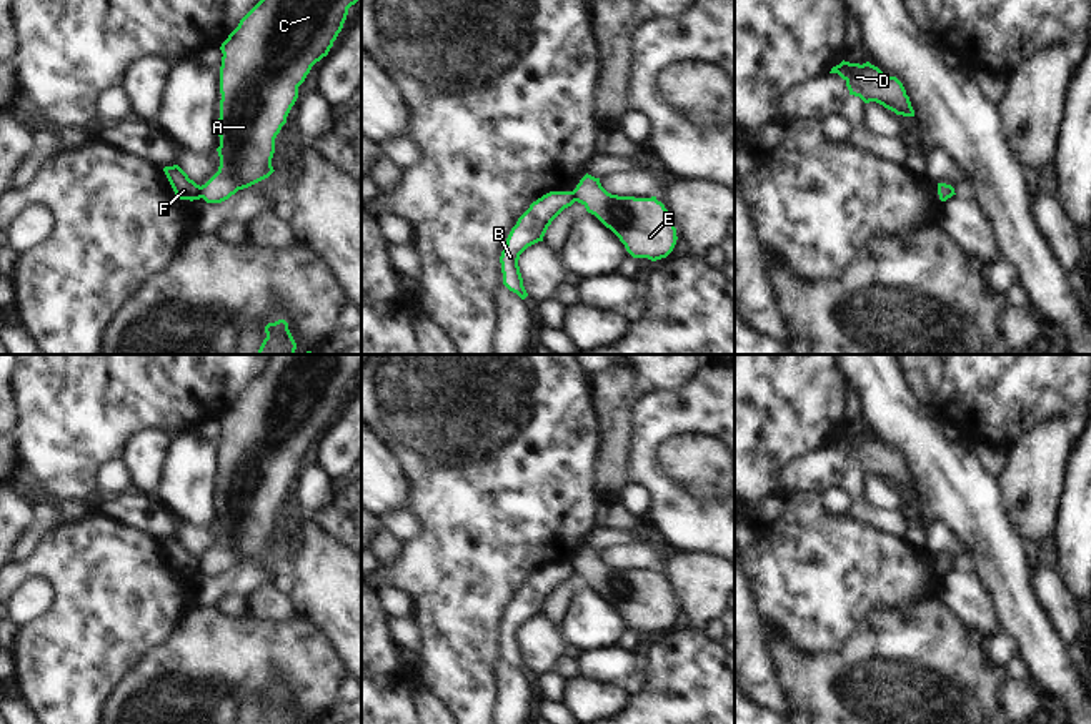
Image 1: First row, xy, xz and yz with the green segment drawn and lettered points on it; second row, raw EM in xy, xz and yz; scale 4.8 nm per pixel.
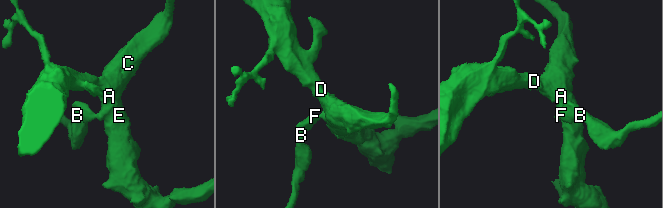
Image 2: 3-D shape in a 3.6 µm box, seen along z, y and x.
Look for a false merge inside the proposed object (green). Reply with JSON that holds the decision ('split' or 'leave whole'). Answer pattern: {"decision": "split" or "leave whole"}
{"decision": "split"}

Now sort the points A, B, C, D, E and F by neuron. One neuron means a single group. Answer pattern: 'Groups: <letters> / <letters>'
Groups: A C D E / B F.

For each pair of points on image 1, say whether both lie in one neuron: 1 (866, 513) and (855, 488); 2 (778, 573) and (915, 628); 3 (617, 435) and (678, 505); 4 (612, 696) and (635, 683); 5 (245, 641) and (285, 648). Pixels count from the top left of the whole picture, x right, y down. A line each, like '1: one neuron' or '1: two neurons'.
1: one neuron
2: two neurons
3: two neurons
4: two neurons
5: one neuron

